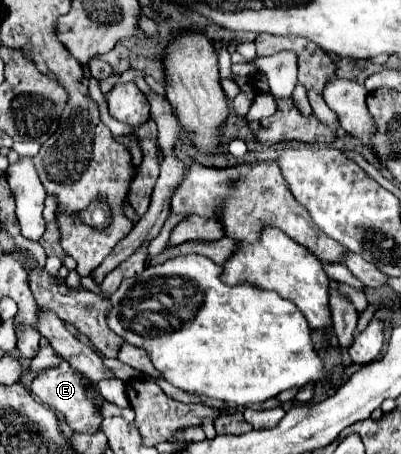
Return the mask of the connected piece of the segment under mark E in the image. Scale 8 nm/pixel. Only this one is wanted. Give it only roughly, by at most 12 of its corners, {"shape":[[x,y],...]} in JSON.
{"shape":[[66,361],[34,377],[32,393],[74,431],[96,433],[92,381]]}

